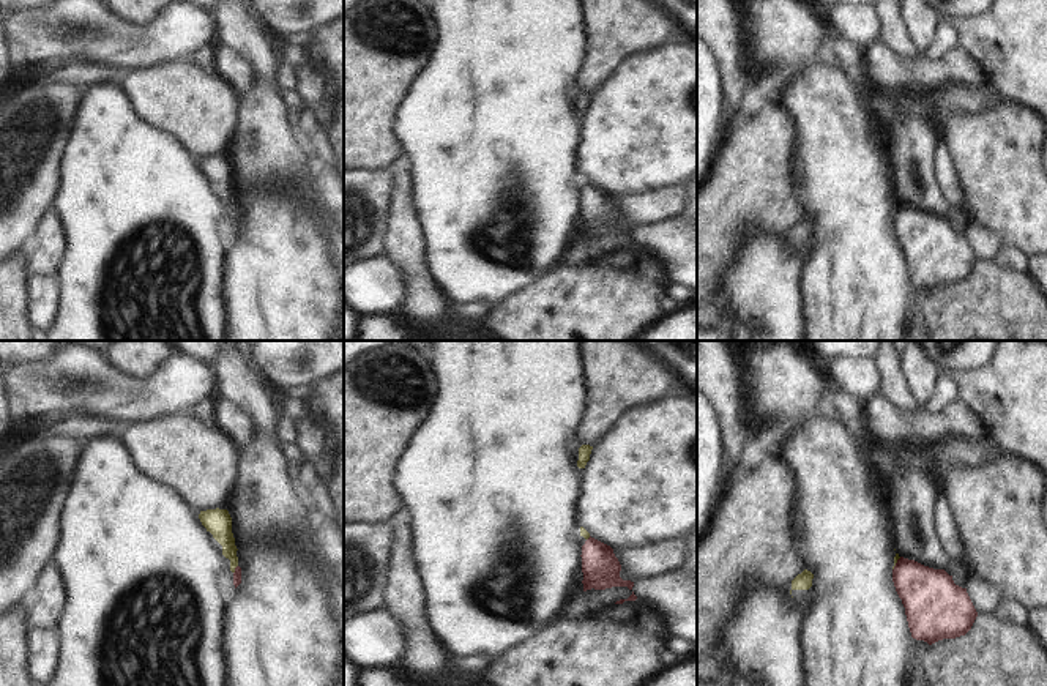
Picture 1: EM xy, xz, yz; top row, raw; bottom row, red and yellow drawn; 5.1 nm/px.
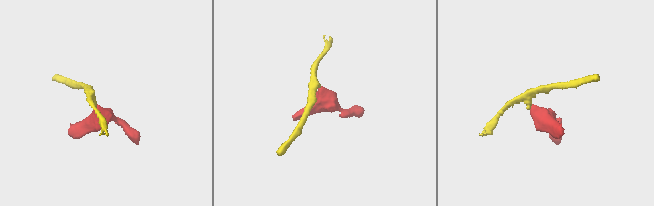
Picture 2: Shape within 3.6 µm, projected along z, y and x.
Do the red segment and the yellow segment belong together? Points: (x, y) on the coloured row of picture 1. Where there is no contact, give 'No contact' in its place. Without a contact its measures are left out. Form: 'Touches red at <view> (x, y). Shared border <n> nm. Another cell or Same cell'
Touches red at yz (896, 563). Shared border 80 nm. Another cell

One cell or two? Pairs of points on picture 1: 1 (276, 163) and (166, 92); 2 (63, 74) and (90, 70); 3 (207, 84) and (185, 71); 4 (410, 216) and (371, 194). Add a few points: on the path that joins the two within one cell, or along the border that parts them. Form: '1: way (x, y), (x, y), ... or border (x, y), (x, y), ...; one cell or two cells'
1: border (242, 115), (238, 133), (227, 156); two cells
2: way (70, 74), (84, 73); one cell
3: way (202, 84), (197, 84), (190, 76); one cell
4: border (398, 175), (390, 234), (385, 243); two cells

